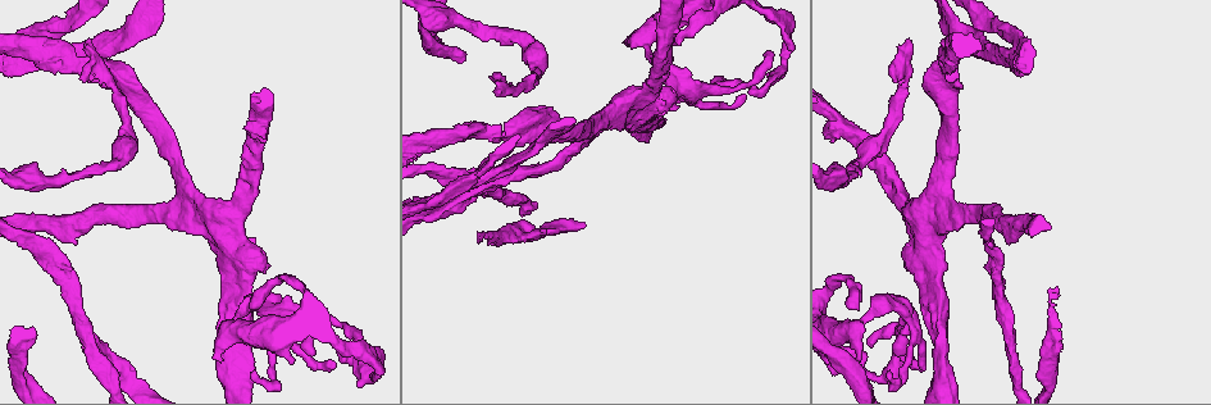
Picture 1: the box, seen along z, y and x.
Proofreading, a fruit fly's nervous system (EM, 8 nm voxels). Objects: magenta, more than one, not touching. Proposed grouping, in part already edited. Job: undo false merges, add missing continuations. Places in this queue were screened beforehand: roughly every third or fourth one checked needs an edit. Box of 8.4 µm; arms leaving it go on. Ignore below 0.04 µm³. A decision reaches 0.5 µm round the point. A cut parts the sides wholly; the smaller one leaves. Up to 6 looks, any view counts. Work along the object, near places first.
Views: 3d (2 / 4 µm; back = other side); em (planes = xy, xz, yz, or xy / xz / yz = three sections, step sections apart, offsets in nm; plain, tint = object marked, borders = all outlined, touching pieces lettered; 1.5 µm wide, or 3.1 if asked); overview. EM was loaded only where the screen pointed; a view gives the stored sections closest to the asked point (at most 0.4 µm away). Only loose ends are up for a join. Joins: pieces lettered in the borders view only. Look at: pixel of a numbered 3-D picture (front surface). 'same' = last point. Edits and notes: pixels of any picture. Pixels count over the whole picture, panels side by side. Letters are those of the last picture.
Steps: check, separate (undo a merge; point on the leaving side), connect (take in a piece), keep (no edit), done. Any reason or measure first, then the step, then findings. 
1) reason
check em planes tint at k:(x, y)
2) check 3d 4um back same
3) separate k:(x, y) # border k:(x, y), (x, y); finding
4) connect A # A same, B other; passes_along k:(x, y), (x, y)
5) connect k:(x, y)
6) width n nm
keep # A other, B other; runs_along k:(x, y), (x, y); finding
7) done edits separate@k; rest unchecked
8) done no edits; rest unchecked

an open end
check em xy step 8 plain at 1:(869, 342)

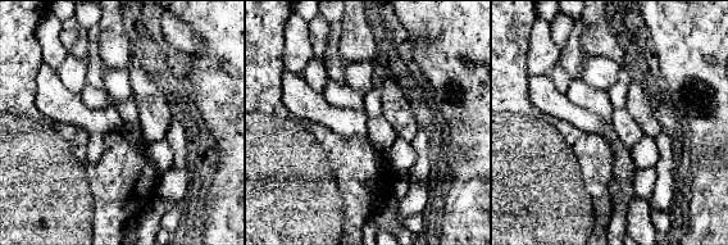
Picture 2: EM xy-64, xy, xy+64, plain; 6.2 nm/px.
check em xy step 8 borders same

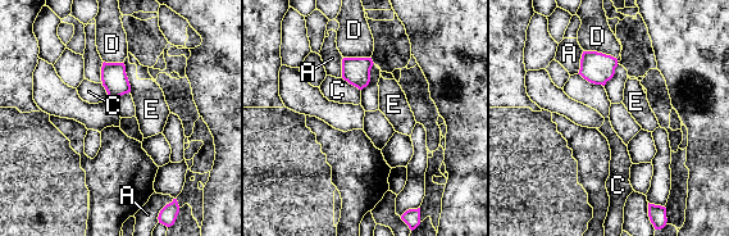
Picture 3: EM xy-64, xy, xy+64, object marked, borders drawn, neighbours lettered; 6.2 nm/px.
keep # A other, C other, D other, E other; border 3:(584, 50), (601, 51), (616, 59); no lettered piece goes on from it

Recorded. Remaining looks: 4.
a fork
check 3d 2um at 1:(908, 307)

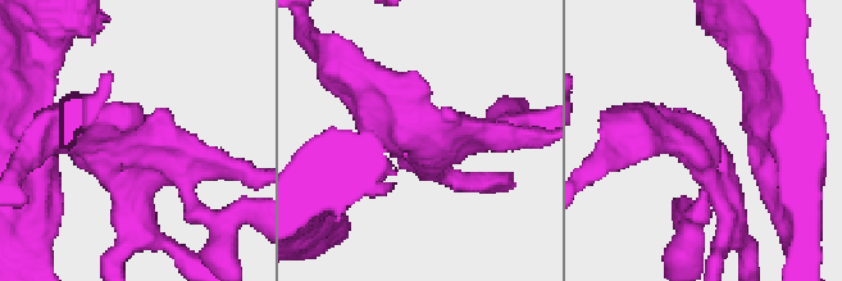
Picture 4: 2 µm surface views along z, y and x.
need the tissue
check em planes borders at 4:(701, 144)

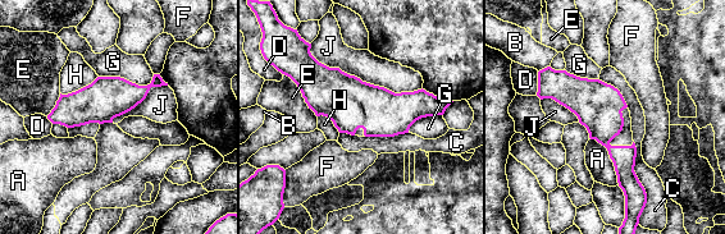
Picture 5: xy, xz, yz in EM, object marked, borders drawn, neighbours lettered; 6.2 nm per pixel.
width 300 nm
keep # A other, B other, C other, D other, E other, F other, G other, H other, J other; continuous, no second neuron

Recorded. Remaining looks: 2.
branch stops here
check em planes borders at 1:(219, 360)

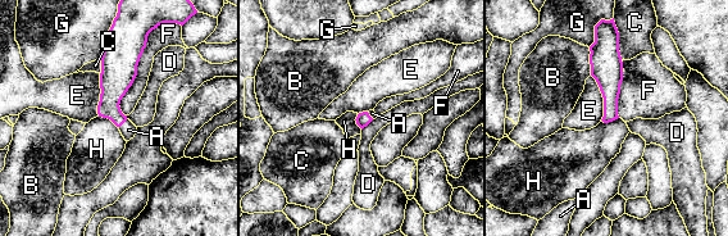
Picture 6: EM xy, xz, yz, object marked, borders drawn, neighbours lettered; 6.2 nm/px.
connect A # A same, B other, C other, D other, E other, F other, G other, H other; passes_along 6:(114, 85), (122, 123), (128, 130); the neuron continues

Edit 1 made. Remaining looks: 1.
done edits connect@6; rest unchecked

